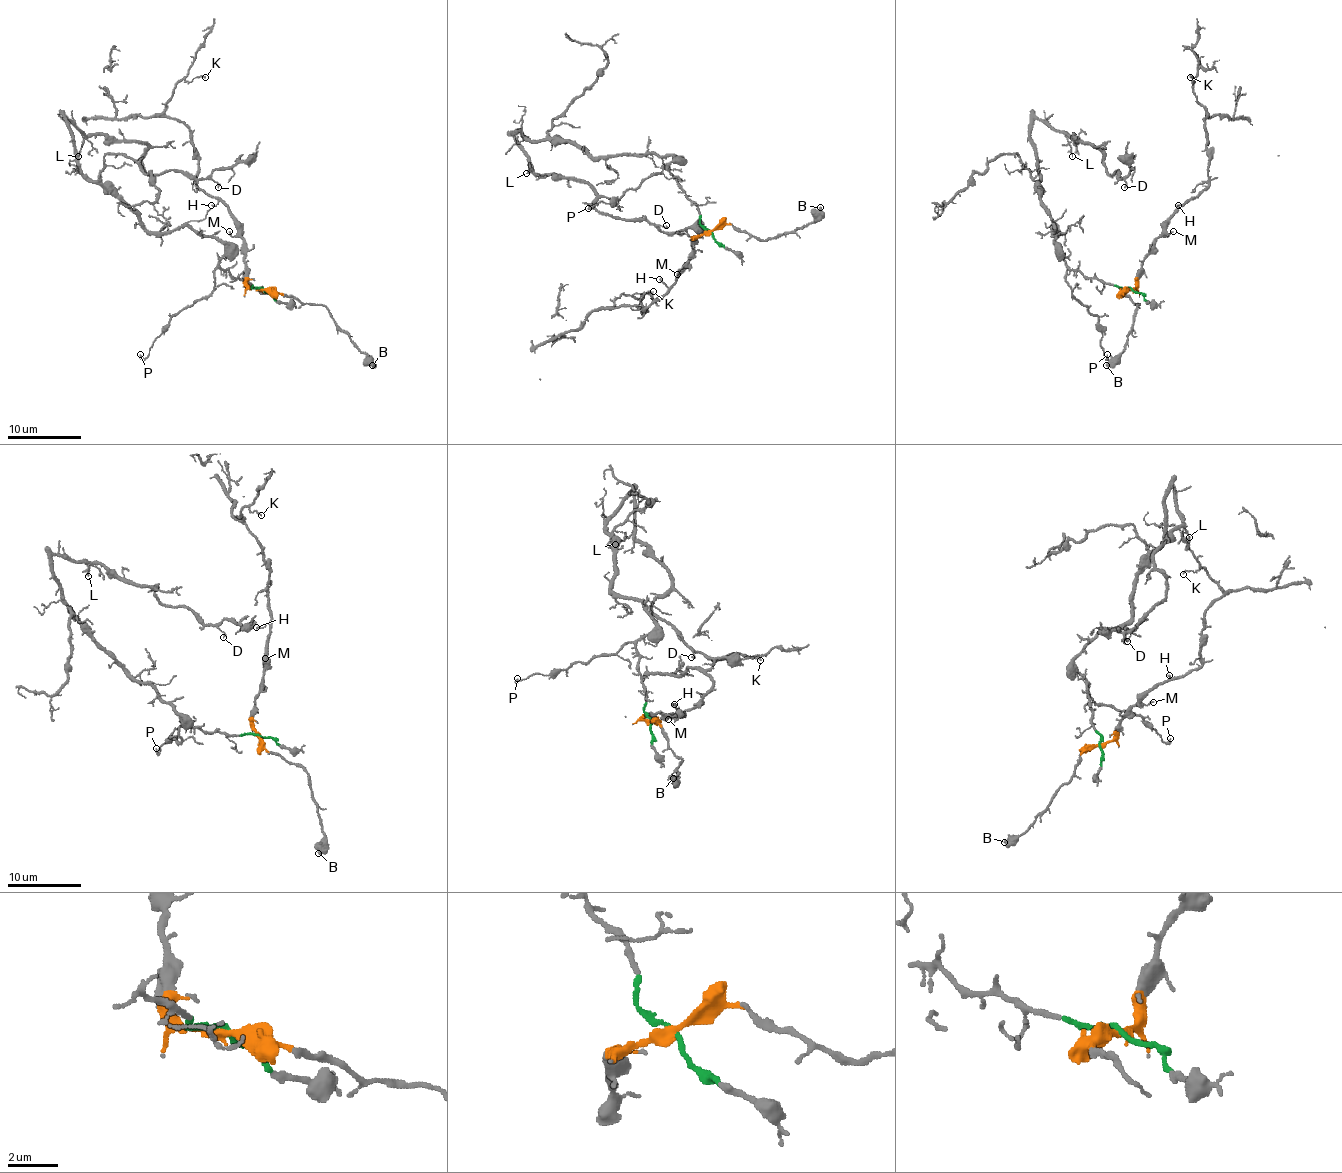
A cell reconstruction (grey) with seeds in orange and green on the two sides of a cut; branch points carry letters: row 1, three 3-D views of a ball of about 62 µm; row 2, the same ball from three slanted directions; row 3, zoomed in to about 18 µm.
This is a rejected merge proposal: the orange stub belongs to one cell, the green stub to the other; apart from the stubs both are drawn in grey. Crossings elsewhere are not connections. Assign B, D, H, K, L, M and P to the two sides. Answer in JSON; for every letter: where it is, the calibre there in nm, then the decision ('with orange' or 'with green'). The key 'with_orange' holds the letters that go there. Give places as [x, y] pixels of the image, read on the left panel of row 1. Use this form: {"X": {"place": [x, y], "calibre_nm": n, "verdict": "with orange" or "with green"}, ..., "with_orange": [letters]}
{"B": {"place": [372, 365], "calibre_nm": 500, "verdict": "with orange"}, "D": {"place": [218, 187], "calibre_nm": 130, "verdict": "with green"}, "H": {"place": [211, 205], "calibre_nm": 110, "verdict": "with orange"}, "K": {"place": [205, 77], "calibre_nm": 100, "verdict": "with orange"}, "L": {"place": [78, 156], "calibre_nm": 110, "verdict": "with green"}, "M": {"place": [229, 231], "calibre_nm": 110, "verdict": "with orange"}, "P": {"place": [140, 354], "calibre_nm": 240, "verdict": "with green"}, "with_orange": ["B", "H", "K", "M"]}

